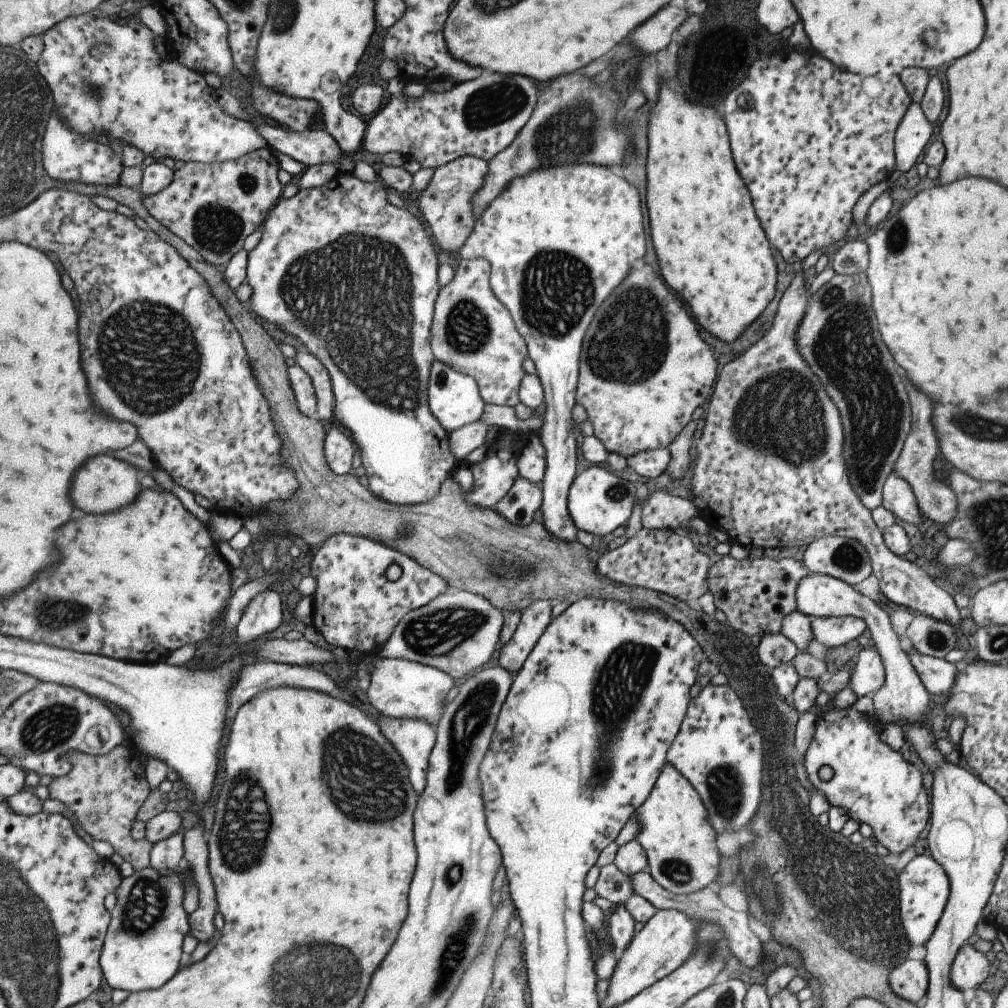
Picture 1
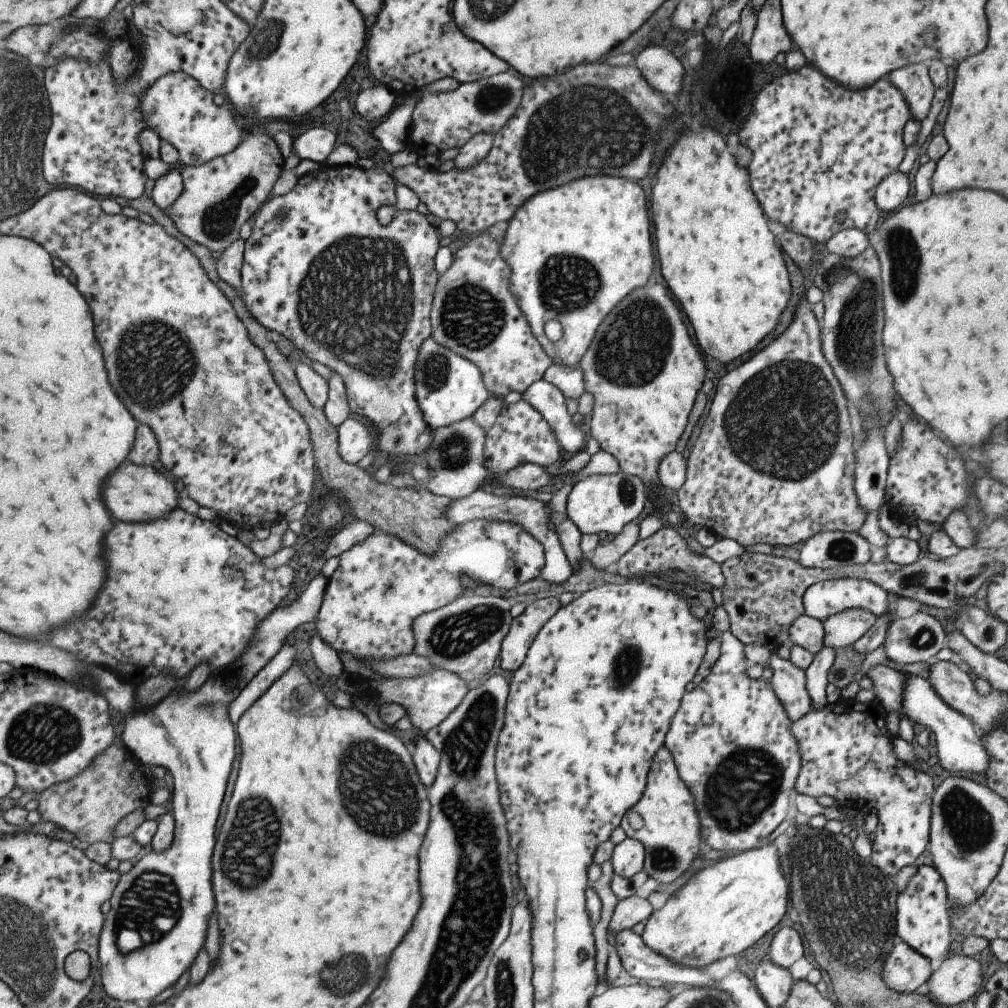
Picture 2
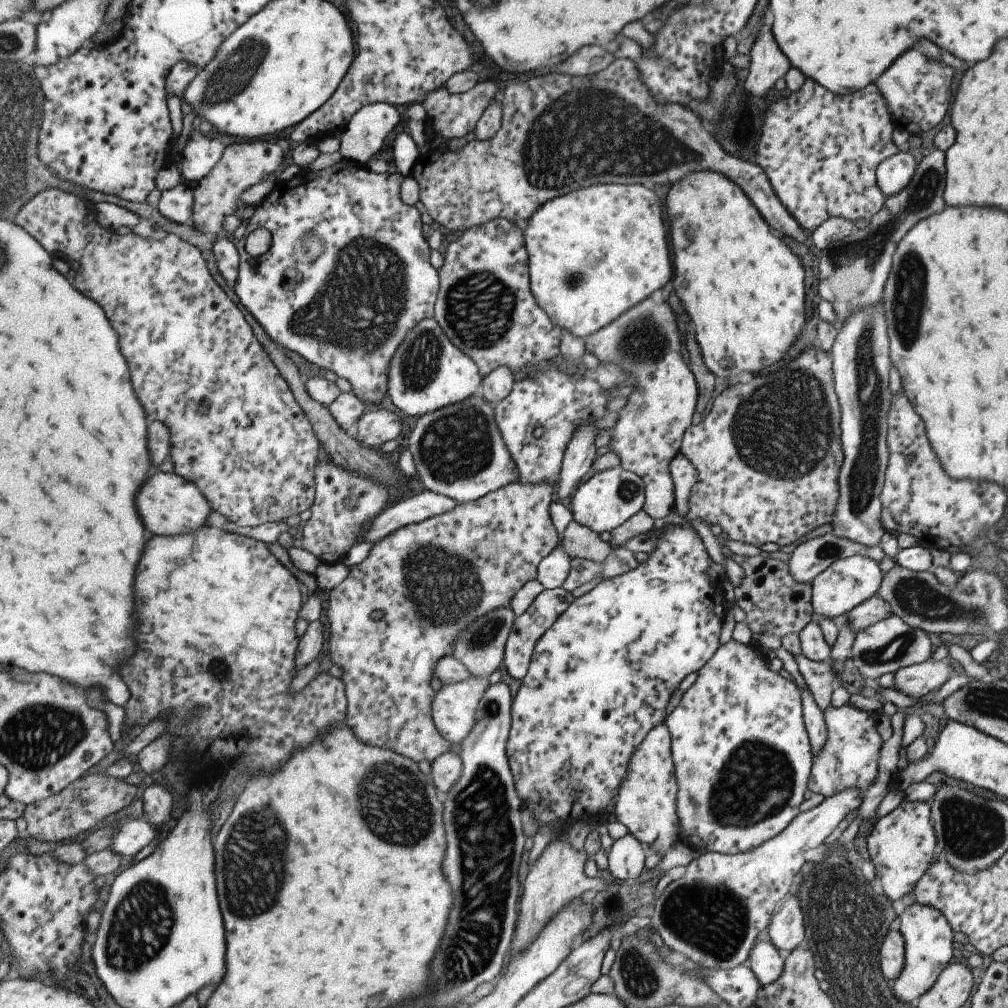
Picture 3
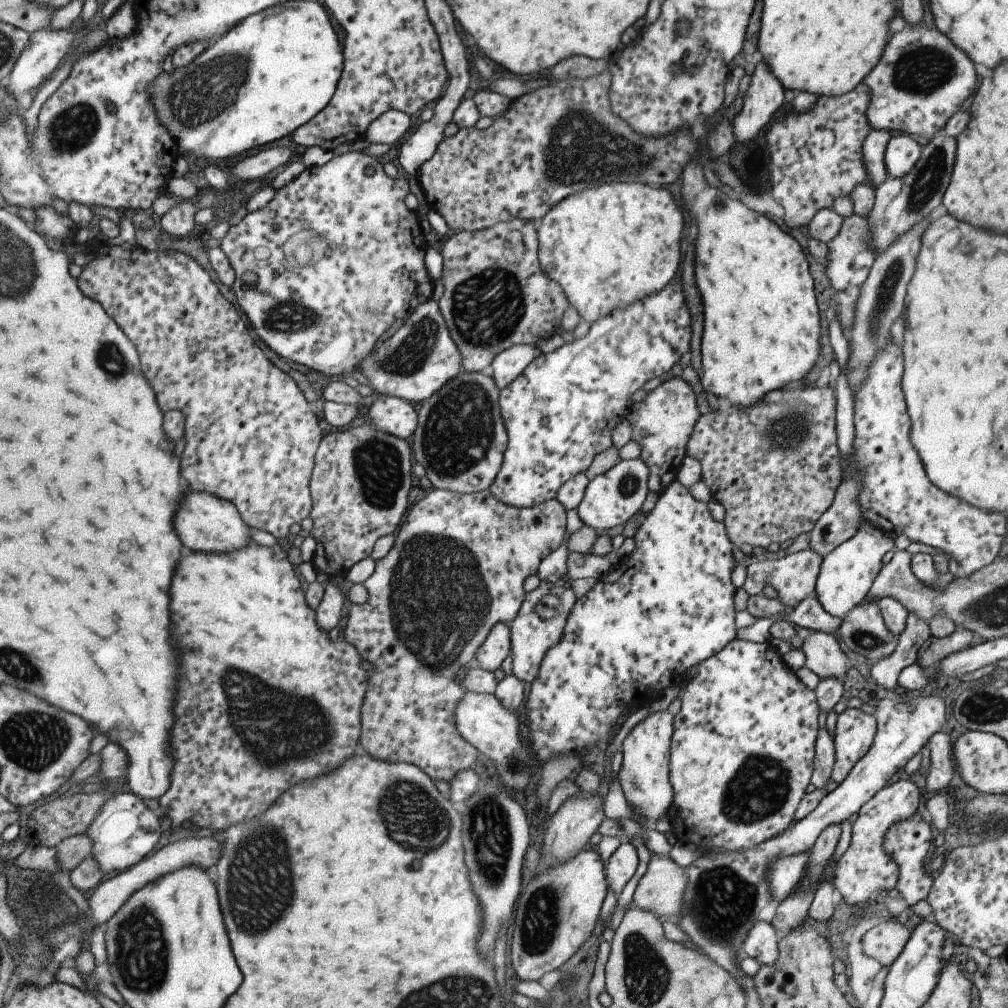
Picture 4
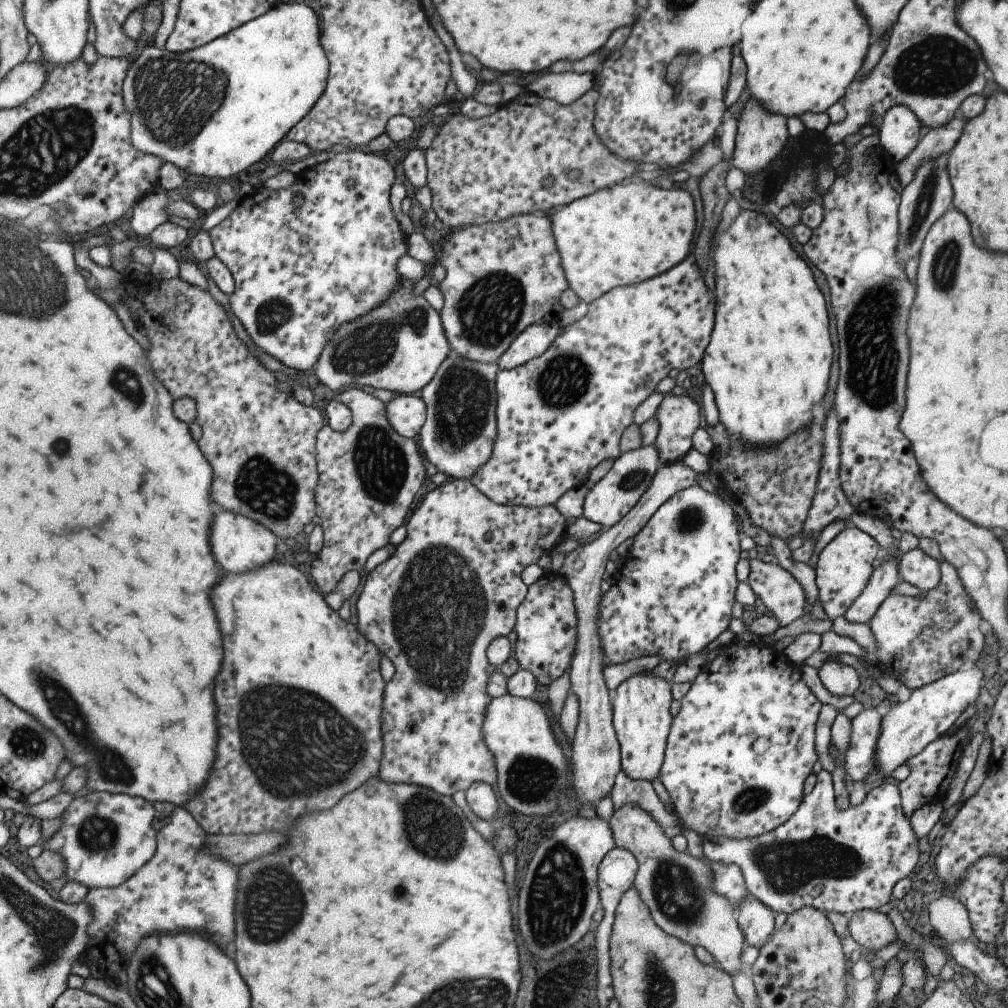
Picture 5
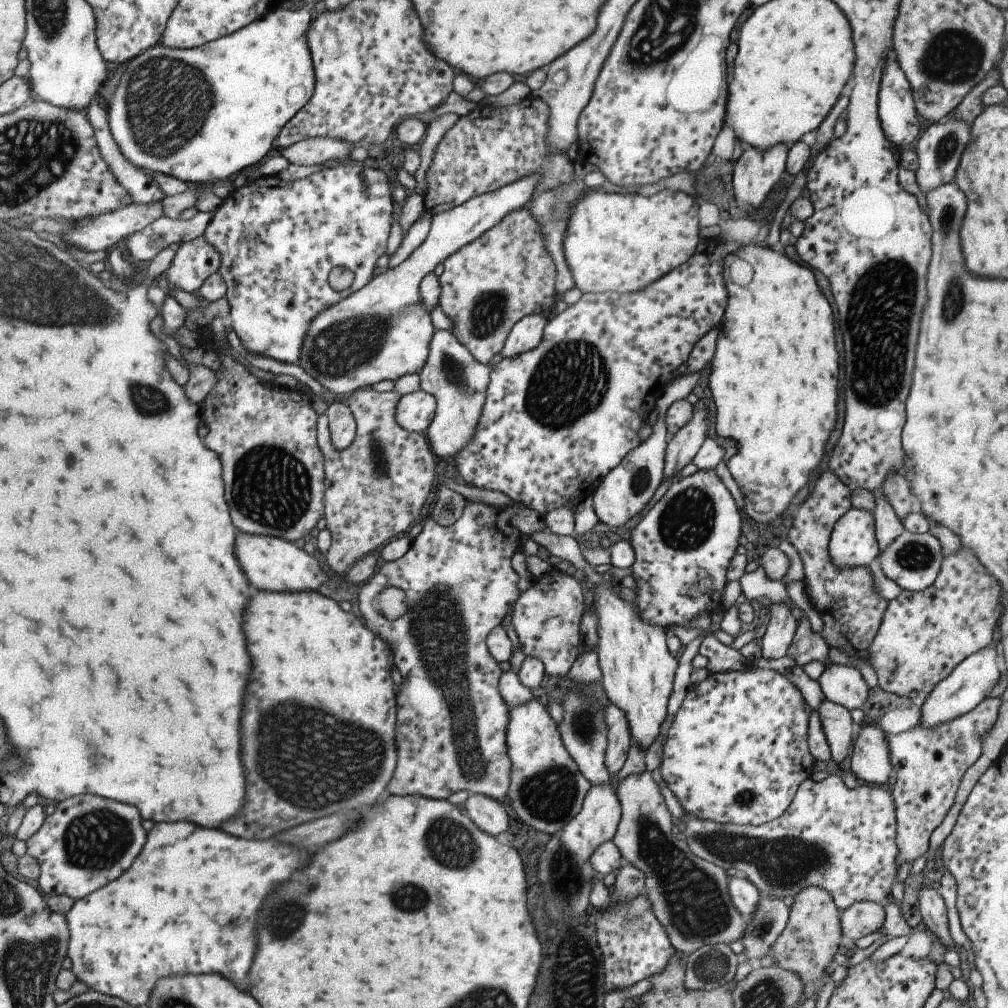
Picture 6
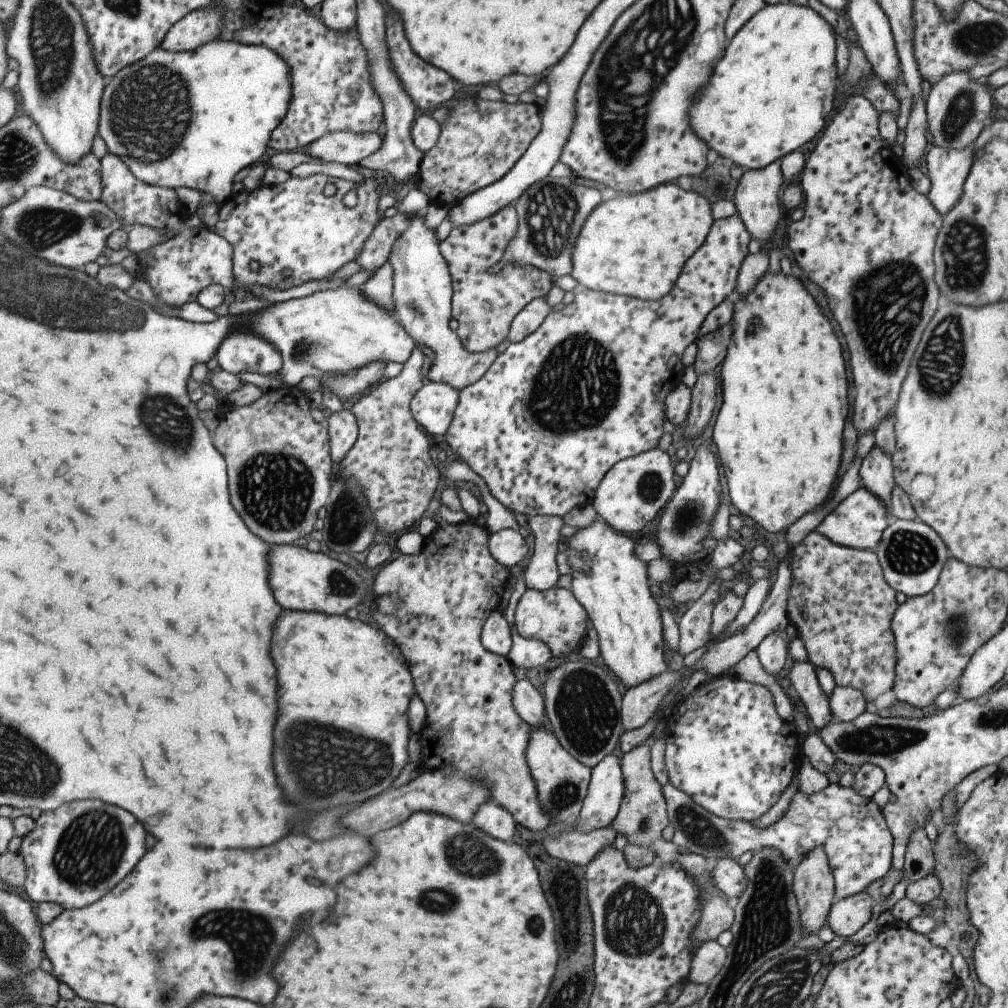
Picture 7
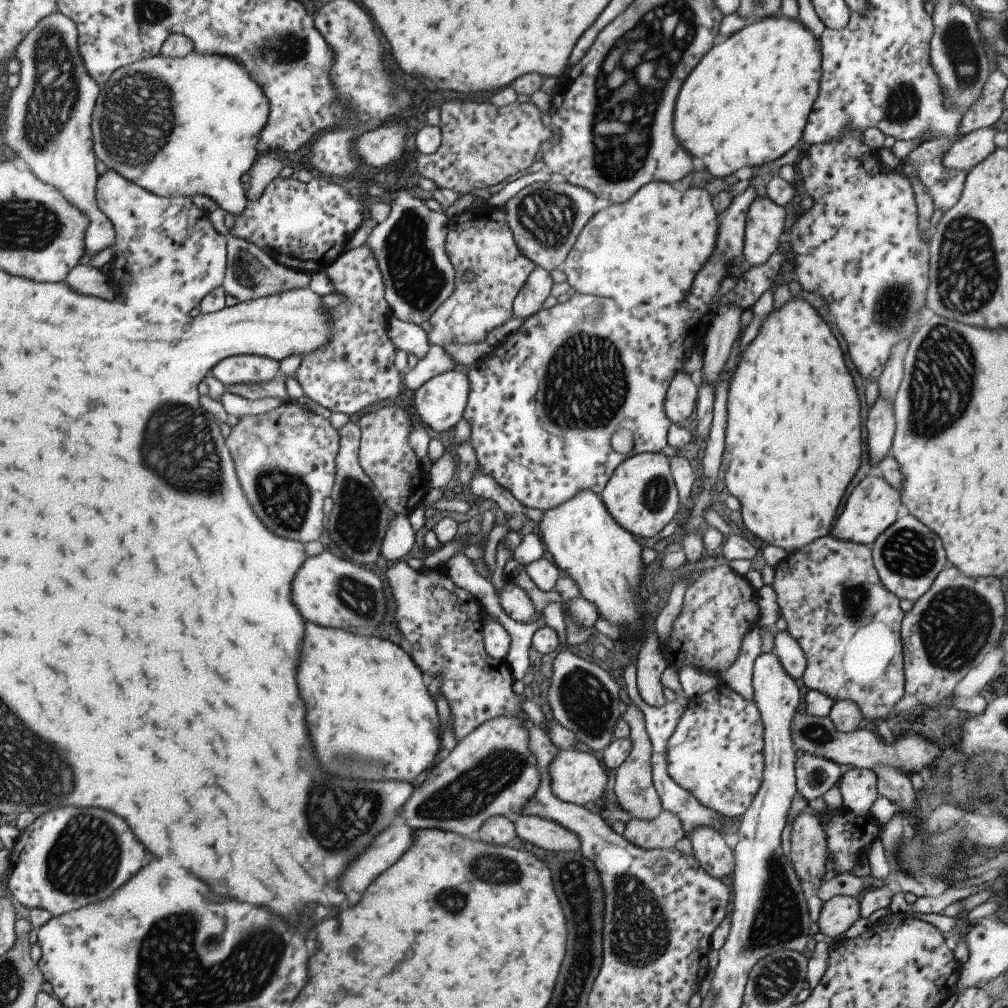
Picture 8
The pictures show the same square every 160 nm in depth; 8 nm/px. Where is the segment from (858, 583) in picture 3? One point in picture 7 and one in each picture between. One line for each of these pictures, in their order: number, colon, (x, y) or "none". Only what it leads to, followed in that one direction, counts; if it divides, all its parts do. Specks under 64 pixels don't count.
4: (845, 574)
5: (843, 567)
6: (852, 544)
7: (857, 522)

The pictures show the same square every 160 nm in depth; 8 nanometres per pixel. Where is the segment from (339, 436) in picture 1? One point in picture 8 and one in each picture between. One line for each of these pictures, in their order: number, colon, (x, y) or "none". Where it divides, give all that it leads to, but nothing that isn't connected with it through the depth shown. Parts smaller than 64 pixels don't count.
2: (356, 439)
3: (377, 425)
4: (399, 417)
5: (408, 413)
6: (416, 411)
7: (434, 406)
8: (441, 402)

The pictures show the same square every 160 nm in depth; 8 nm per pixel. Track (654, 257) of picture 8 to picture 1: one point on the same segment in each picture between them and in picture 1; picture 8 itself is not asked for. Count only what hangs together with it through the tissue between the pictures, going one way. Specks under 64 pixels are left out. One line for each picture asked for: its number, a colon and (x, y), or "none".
1: (573, 229)
2: (590, 236)
3: (594, 252)
4: (607, 246)
5: (613, 237)
6: (610, 239)
7: (623, 241)

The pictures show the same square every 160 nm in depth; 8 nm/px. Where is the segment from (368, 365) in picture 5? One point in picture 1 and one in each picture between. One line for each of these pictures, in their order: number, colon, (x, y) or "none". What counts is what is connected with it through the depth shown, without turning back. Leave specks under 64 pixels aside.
1: (455, 398)
2: (449, 387)
3: (429, 372)
4: (420, 358)

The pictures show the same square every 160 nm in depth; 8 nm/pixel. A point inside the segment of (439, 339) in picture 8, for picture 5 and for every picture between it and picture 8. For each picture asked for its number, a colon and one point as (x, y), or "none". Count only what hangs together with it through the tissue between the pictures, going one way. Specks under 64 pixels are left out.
5: (501, 277)
6: (507, 274)
7: (485, 304)

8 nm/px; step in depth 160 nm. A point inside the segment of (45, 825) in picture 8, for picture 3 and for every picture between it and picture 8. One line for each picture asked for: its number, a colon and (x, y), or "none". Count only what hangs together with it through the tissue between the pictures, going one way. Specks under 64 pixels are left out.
3: (132, 836)
4: (126, 831)
5: (106, 838)
6: (89, 841)
7: (68, 848)

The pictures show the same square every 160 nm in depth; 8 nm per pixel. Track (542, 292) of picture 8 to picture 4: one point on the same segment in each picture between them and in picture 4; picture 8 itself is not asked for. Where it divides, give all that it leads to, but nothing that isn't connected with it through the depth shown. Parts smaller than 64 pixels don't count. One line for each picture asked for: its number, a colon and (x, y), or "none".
4: (507, 365)
5: (531, 343)
6: (526, 334)
7: (527, 320)

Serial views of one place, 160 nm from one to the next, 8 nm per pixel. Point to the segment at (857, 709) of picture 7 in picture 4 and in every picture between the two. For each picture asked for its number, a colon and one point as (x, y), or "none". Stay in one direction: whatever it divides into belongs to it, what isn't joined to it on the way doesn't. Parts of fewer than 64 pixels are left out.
4: (823, 654)
5: (839, 680)
6: (841, 684)

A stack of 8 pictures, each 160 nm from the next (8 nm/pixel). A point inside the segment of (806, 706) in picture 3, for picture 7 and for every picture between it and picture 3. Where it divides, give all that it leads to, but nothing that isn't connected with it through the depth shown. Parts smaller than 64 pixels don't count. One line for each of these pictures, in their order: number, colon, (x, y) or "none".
4: (823, 759)
5: (841, 861)
6: (843, 841)
7: (850, 828)

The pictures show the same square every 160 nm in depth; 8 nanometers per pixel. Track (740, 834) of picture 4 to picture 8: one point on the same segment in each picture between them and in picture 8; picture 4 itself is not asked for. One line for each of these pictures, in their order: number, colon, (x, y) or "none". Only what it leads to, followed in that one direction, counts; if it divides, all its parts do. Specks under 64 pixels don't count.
5: (737, 754)
6: (736, 751)
7: (726, 748)
8: (715, 750)

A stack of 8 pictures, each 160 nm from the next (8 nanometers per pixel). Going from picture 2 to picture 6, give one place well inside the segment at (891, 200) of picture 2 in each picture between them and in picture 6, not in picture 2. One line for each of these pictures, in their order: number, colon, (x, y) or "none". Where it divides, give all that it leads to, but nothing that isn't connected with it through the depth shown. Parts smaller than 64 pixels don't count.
3: (894, 173)
4: (901, 152)
5: (898, 131)
6: (900, 123)

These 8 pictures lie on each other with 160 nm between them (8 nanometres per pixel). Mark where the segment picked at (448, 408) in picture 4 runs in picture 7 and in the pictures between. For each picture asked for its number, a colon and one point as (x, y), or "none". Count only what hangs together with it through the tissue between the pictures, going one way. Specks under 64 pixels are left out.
5: (458, 439)
6: (459, 380)
7: (423, 285)

